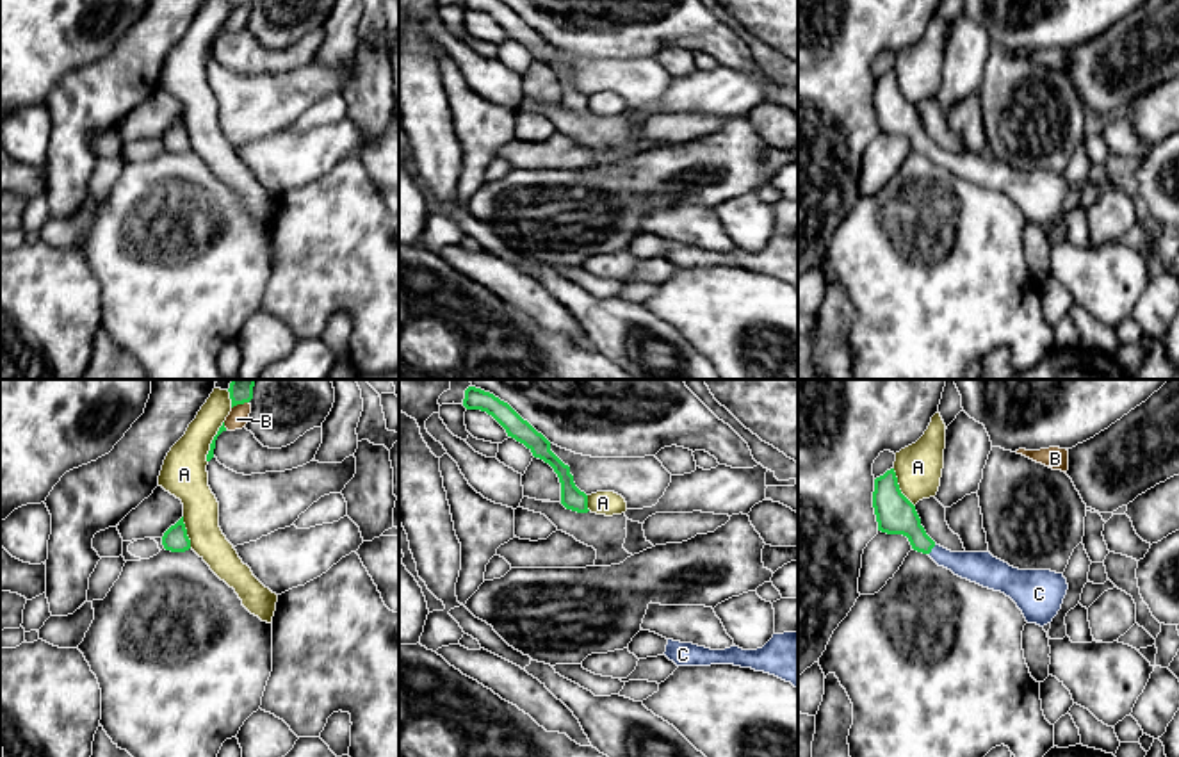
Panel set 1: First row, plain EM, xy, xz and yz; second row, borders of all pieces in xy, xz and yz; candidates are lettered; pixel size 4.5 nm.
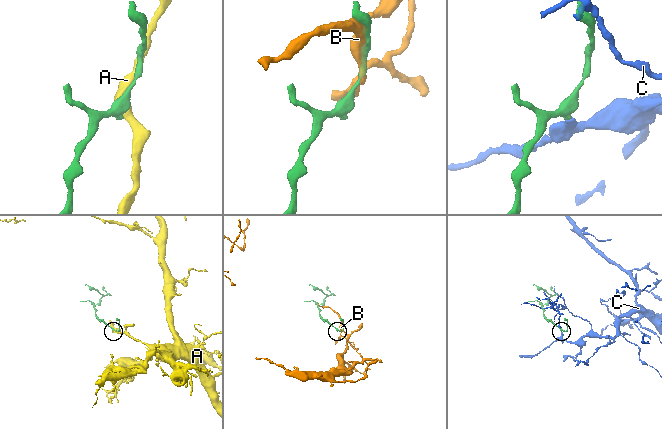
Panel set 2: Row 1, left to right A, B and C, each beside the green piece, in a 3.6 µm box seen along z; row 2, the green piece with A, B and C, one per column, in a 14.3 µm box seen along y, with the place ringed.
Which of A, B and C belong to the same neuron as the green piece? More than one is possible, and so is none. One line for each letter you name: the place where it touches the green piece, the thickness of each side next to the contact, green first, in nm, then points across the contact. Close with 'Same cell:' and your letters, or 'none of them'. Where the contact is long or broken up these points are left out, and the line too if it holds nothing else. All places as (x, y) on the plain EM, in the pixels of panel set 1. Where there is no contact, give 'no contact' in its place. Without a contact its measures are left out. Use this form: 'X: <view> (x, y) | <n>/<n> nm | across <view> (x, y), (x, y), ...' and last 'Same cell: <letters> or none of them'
C: yz (932, 148) | 180/140 nm | across yz (894, 114), (932, 148), (948, 161), (978, 168)
Same cell: C

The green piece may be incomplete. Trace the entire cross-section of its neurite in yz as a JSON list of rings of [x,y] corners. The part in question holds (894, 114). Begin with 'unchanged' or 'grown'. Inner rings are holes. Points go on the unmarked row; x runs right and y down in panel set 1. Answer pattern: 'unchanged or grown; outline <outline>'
grown; outline [[[894,69],[874,80],[873,109],[878,132],[903,135],[914,151],[928,155],[939,167],[983,189],[1001,192],[1022,212],[1028,224],[1040,228],[1061,210],[1069,185],[1051,171],[1019,171],[990,153],[951,153],[937,146],[921,126],[915,107],[901,94]]]

